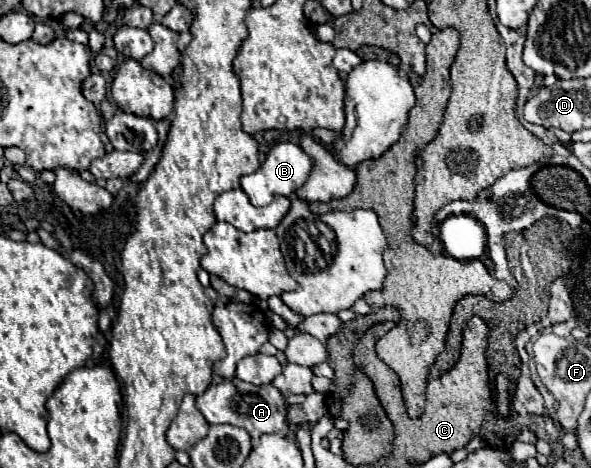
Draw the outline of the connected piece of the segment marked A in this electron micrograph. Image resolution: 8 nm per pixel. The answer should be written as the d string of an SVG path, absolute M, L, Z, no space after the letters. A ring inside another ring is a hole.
M239 379L221 381L217 385L209 385L207 391L197 397L197 409L209 423L229 423L235 427L243 427L253 439L259 439L265 433L281 433L287 427L285 397L273 385L251 385Z

